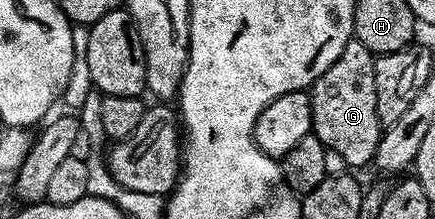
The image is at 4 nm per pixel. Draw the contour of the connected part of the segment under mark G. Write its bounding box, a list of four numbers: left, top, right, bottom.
[310,37,382,168]

